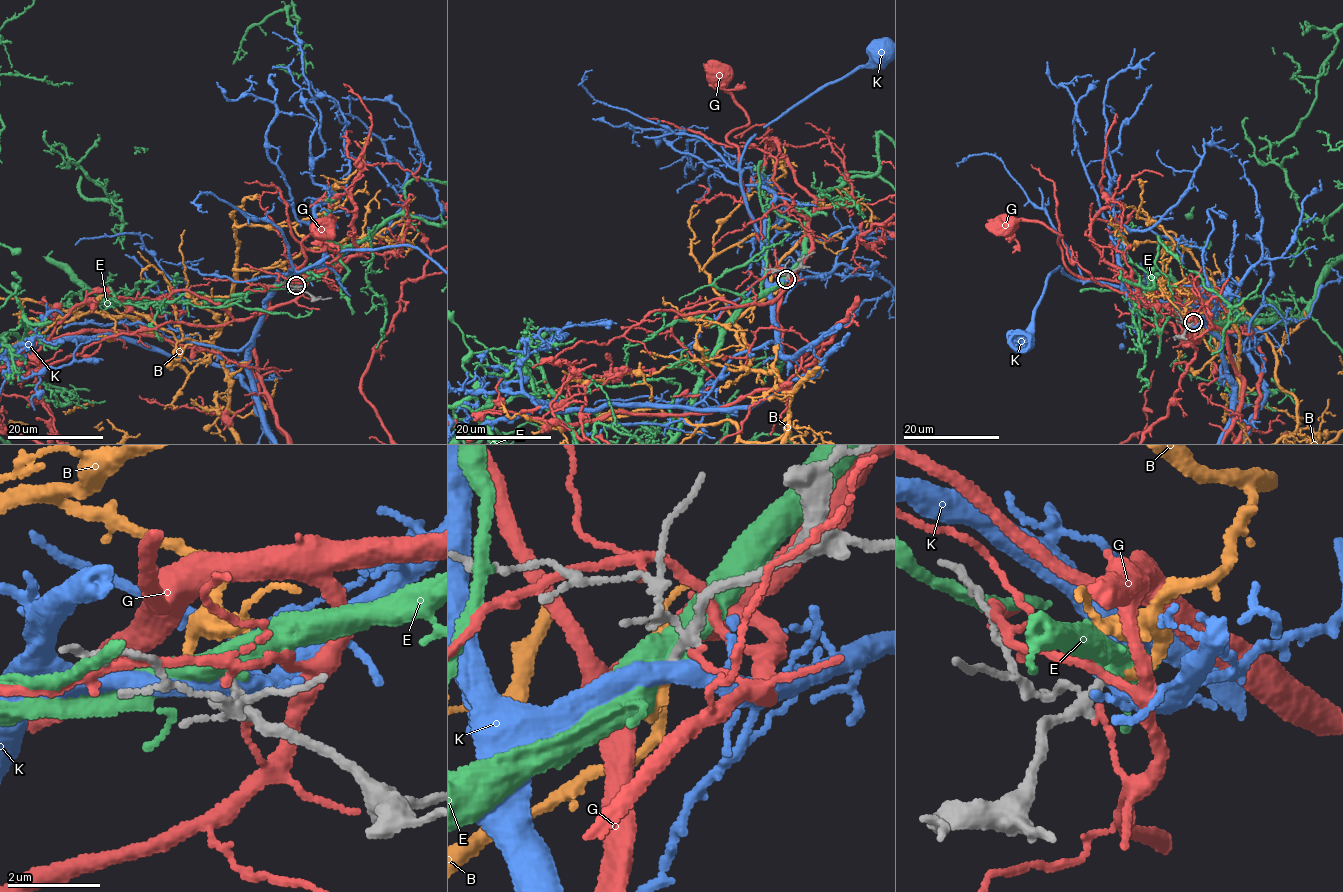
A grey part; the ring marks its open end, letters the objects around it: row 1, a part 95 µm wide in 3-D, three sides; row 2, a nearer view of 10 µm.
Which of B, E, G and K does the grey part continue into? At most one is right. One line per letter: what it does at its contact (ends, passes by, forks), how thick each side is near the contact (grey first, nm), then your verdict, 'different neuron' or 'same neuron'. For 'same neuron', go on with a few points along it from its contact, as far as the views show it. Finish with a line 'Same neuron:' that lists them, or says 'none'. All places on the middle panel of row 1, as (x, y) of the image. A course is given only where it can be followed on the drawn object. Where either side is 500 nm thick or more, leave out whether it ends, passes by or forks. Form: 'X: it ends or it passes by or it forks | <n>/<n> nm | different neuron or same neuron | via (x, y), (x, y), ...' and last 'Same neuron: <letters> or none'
B: it ends | 140/220 nm | same neuron
E: 140/550 nm | different neuron
G: it ends | 200/140 nm | different neuron
K: it passes by | 140/400 nm | different neuron
Same neuron: B

